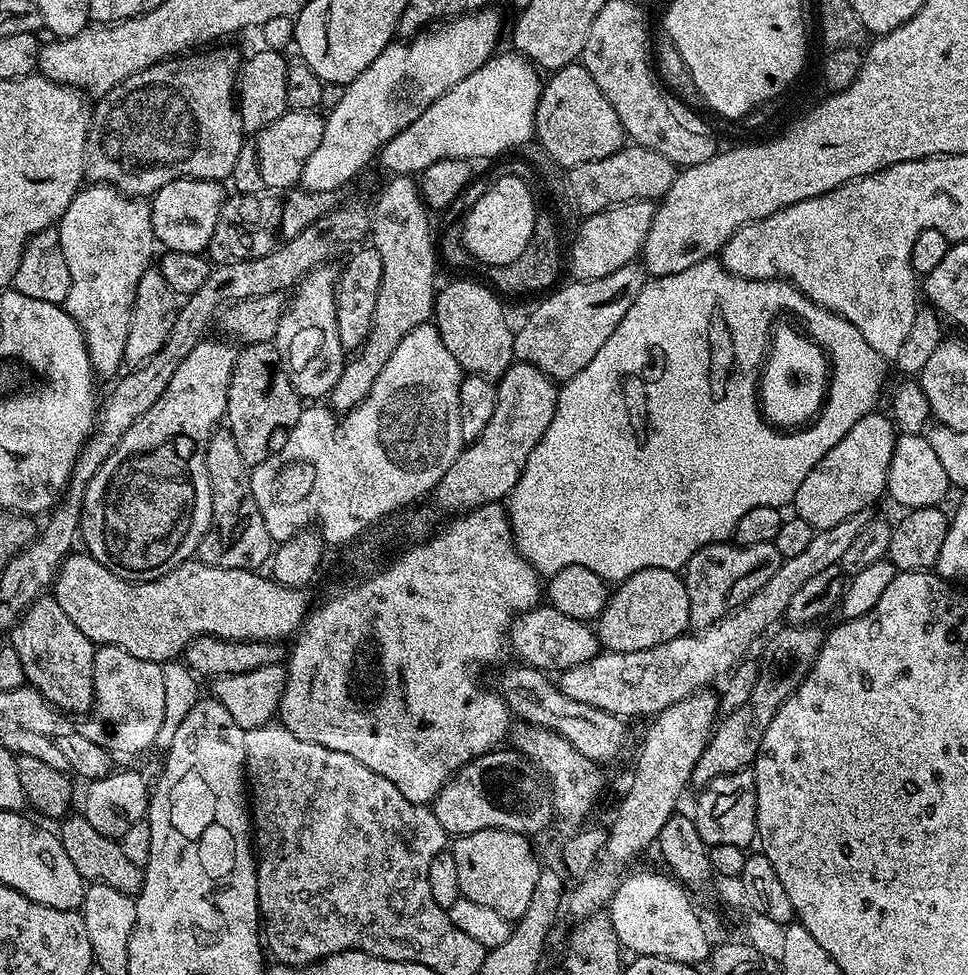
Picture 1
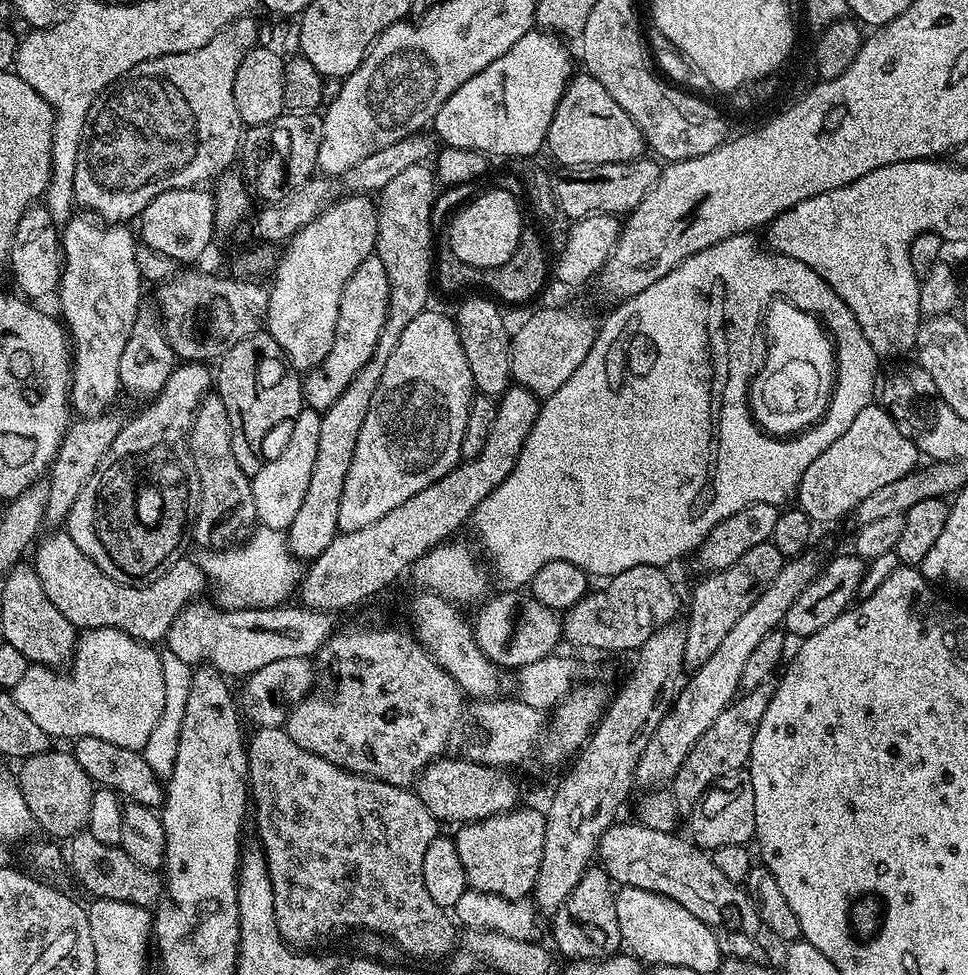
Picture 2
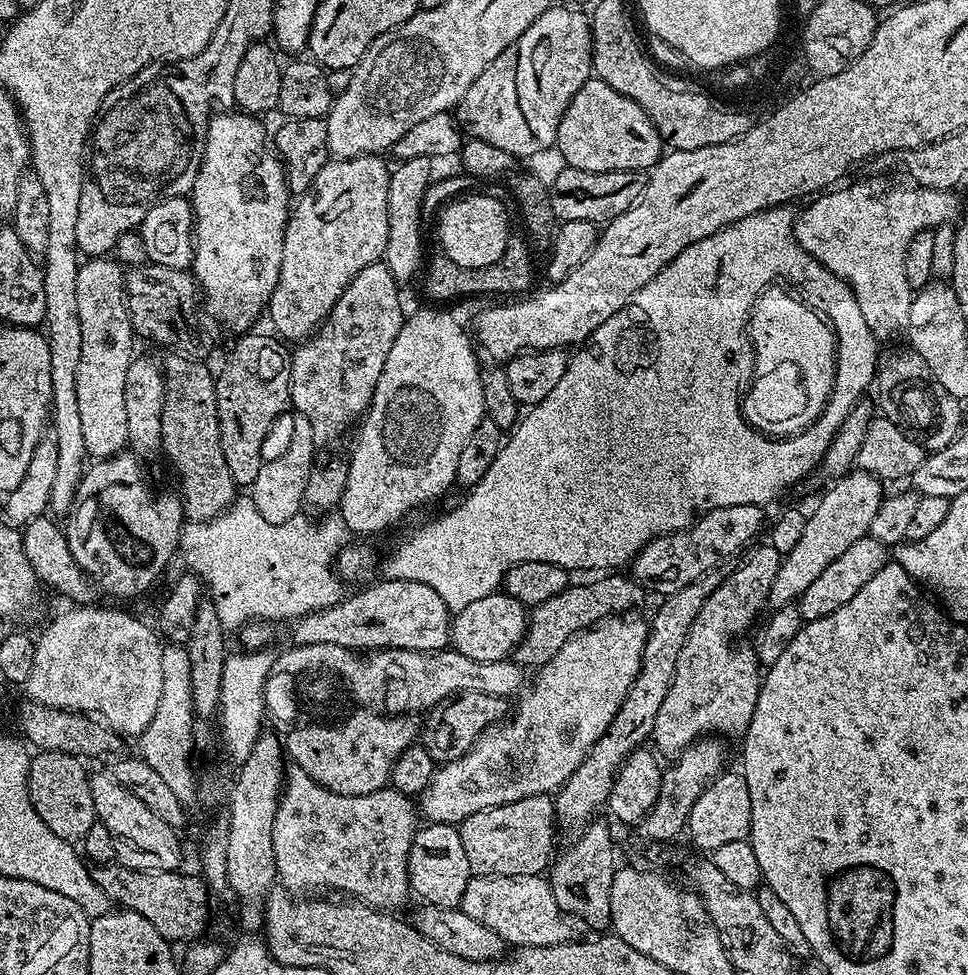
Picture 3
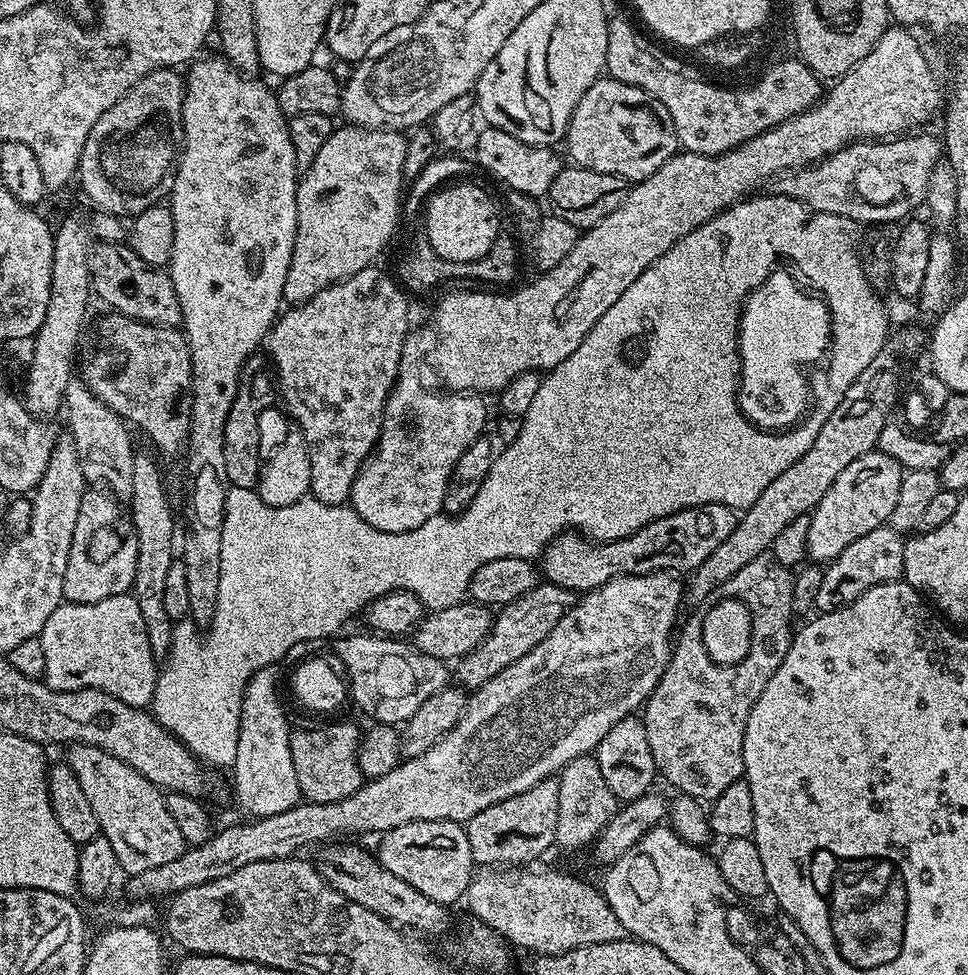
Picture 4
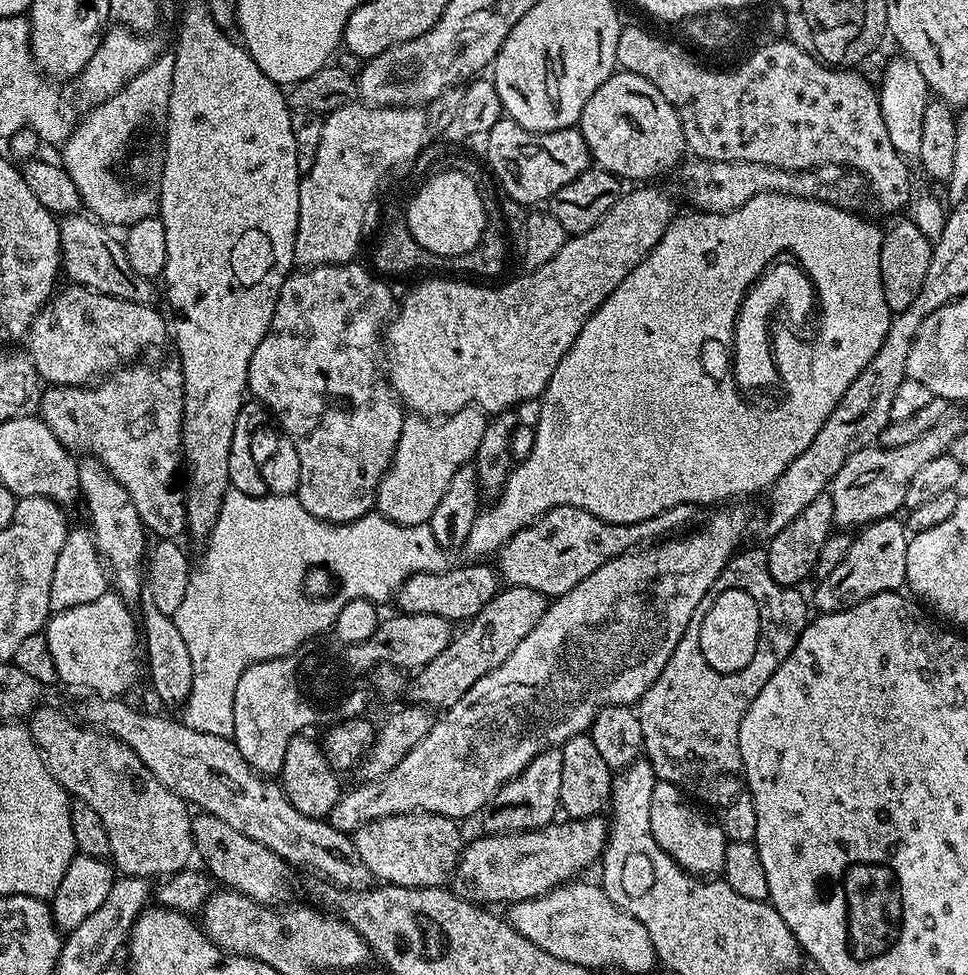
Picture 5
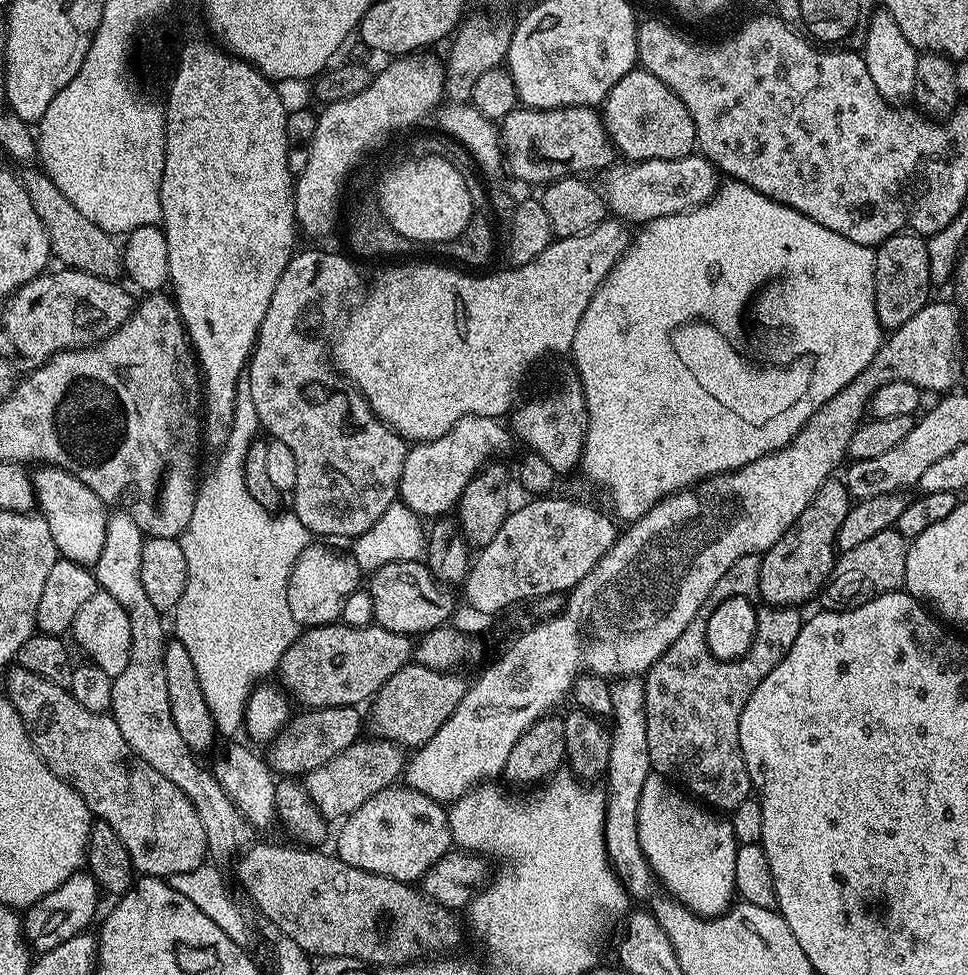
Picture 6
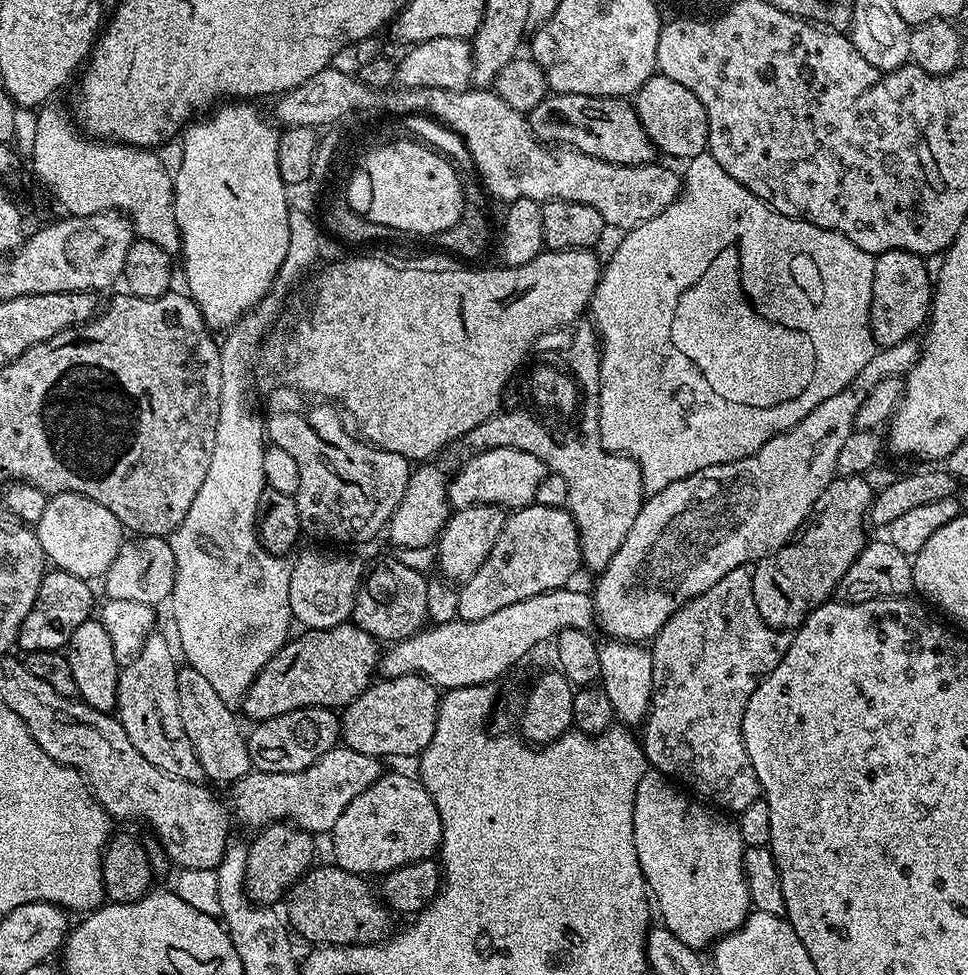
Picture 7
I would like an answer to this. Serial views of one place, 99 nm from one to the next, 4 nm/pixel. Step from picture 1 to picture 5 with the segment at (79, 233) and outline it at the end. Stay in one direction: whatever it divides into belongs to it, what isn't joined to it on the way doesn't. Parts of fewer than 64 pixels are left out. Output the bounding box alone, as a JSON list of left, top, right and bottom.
[79,458,146,602]

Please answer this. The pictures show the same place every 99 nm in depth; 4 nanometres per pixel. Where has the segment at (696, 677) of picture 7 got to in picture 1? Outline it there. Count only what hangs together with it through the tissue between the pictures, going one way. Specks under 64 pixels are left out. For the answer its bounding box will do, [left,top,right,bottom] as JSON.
[683,542,782,630]

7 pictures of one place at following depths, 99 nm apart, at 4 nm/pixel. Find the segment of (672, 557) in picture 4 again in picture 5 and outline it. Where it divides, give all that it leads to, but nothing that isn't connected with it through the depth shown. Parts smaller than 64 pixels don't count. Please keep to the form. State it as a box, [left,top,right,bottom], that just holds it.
[498,504,697,598]

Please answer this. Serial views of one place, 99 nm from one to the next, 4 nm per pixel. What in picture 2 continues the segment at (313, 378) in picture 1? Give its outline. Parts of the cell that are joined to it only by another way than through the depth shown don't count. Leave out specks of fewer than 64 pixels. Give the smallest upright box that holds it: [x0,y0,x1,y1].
[266,194,378,373]

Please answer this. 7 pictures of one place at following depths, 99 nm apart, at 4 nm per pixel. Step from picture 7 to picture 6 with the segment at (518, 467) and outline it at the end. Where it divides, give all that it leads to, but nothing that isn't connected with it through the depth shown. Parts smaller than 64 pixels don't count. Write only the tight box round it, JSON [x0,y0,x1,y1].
[399,416,506,518]

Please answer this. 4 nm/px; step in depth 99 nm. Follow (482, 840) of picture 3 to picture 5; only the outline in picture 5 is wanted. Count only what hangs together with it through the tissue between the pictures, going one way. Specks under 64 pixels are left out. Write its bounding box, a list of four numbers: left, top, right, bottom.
[483,747,562,834]

